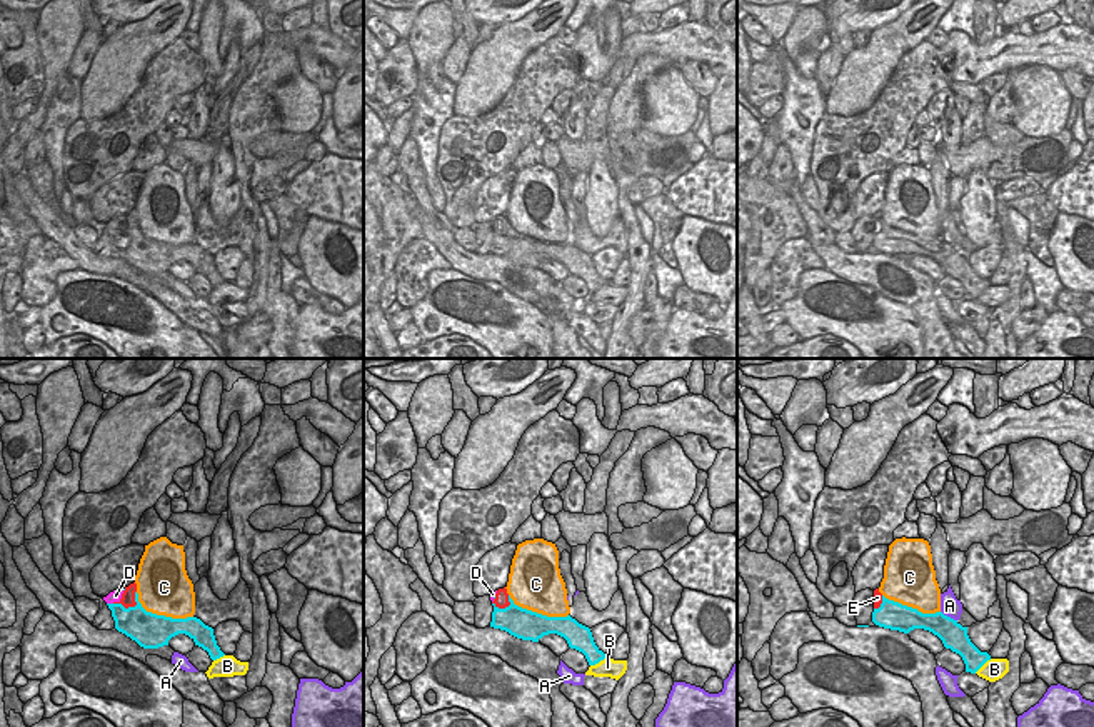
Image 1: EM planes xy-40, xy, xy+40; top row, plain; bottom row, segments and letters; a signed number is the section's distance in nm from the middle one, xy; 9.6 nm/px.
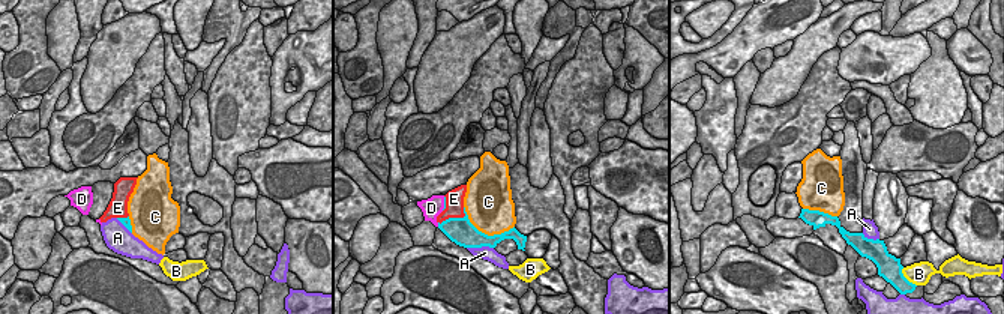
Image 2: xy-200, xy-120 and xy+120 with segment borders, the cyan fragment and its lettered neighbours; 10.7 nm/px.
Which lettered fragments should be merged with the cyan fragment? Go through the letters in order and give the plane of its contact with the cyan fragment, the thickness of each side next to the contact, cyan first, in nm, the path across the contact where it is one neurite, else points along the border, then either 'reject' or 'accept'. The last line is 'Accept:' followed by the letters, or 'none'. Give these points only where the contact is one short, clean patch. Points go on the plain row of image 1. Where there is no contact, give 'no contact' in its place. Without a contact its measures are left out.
A: contact in xy+40; calibres 240 and 190 nm; reject
B: contact in xy; calibres 220 and 190 nm; reject
C: contact in xy-40; calibres 340 and 480 nm; reject
D: contact in xy-40; calibres 260 and 120 nm; accept
E: contact in xy-40; calibres 320 and 130 nm; reject
Accept: D

